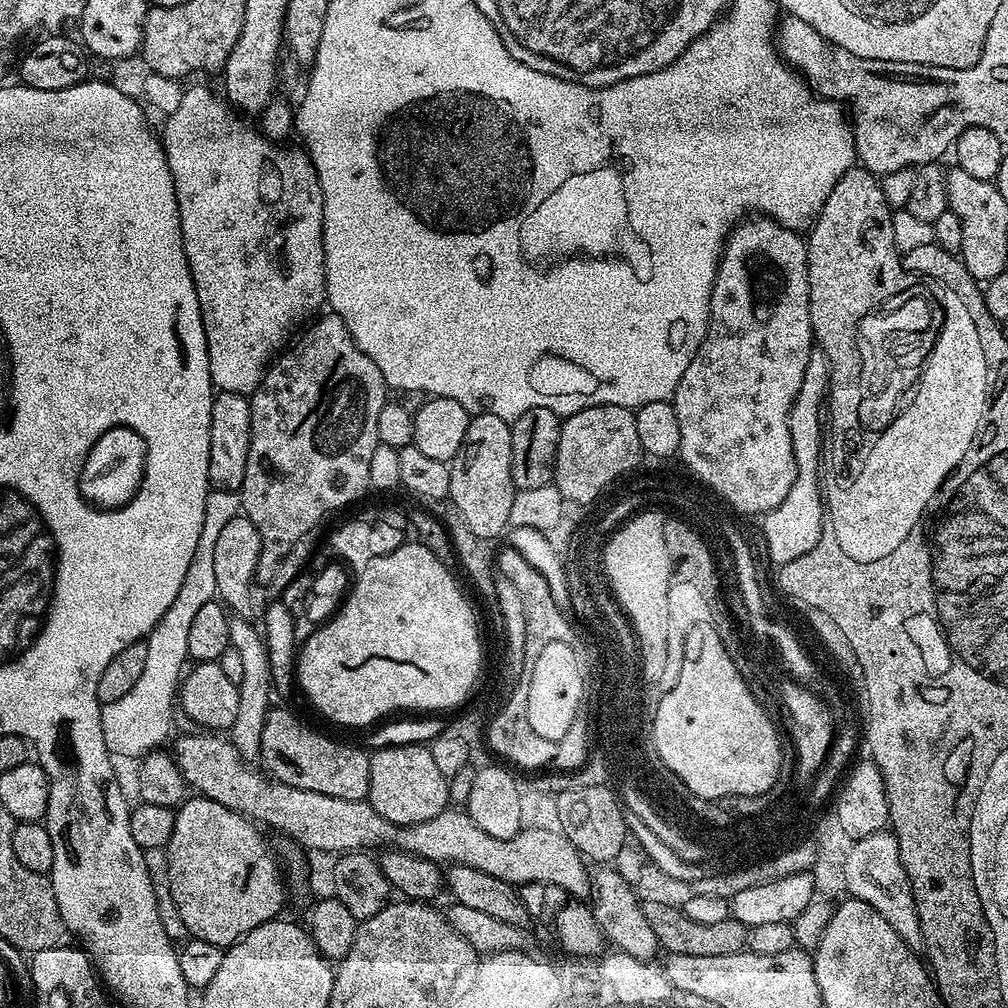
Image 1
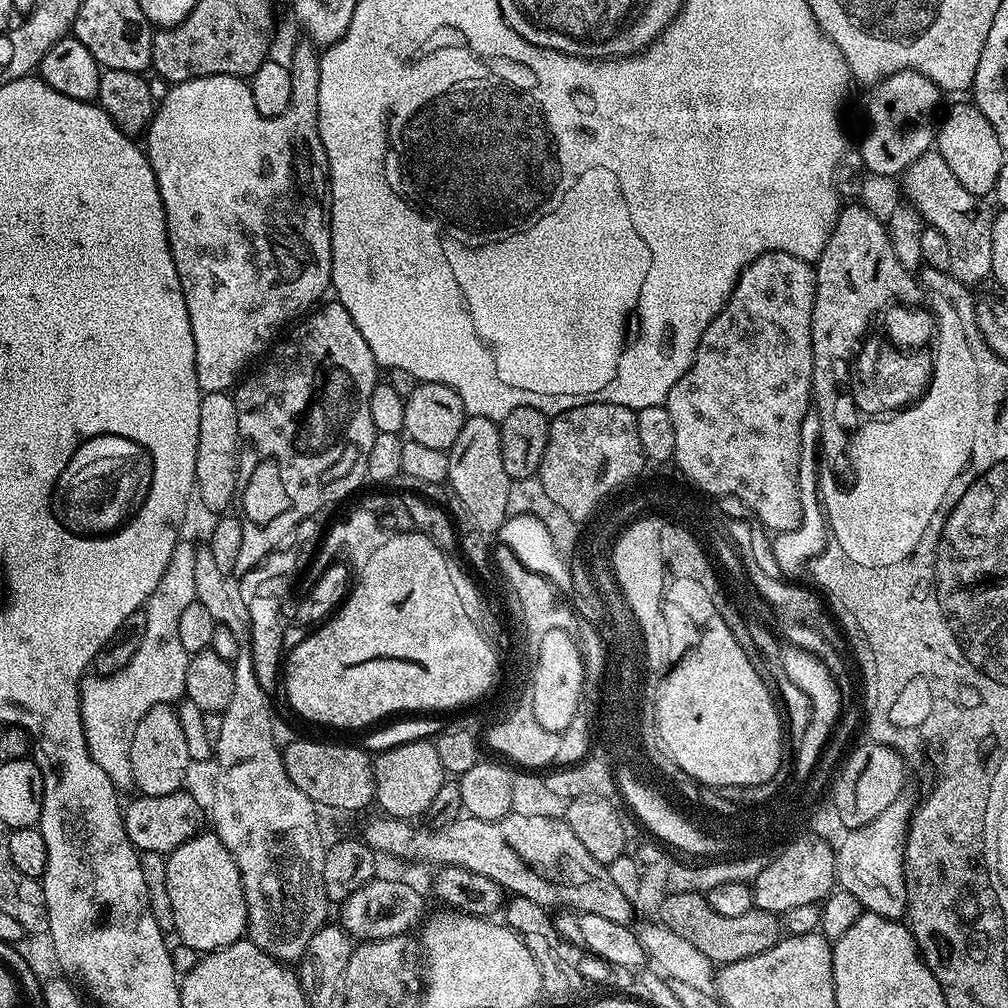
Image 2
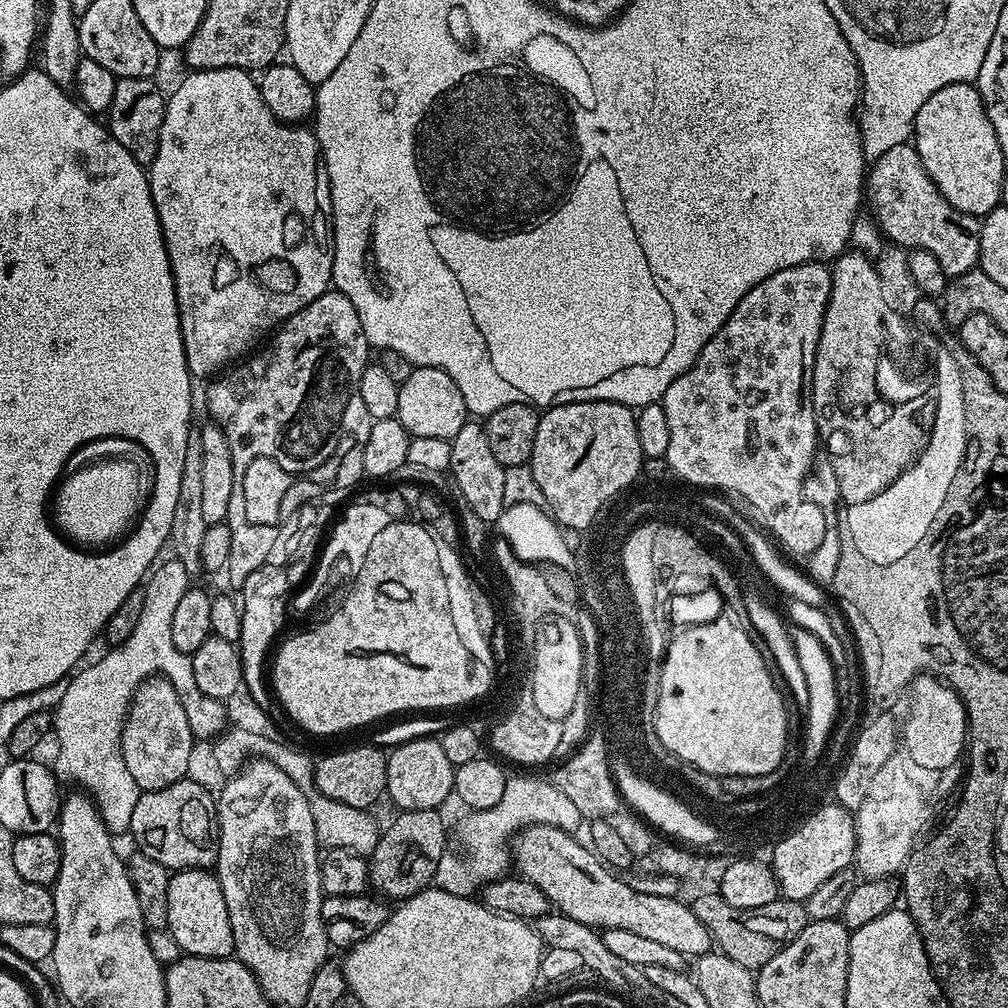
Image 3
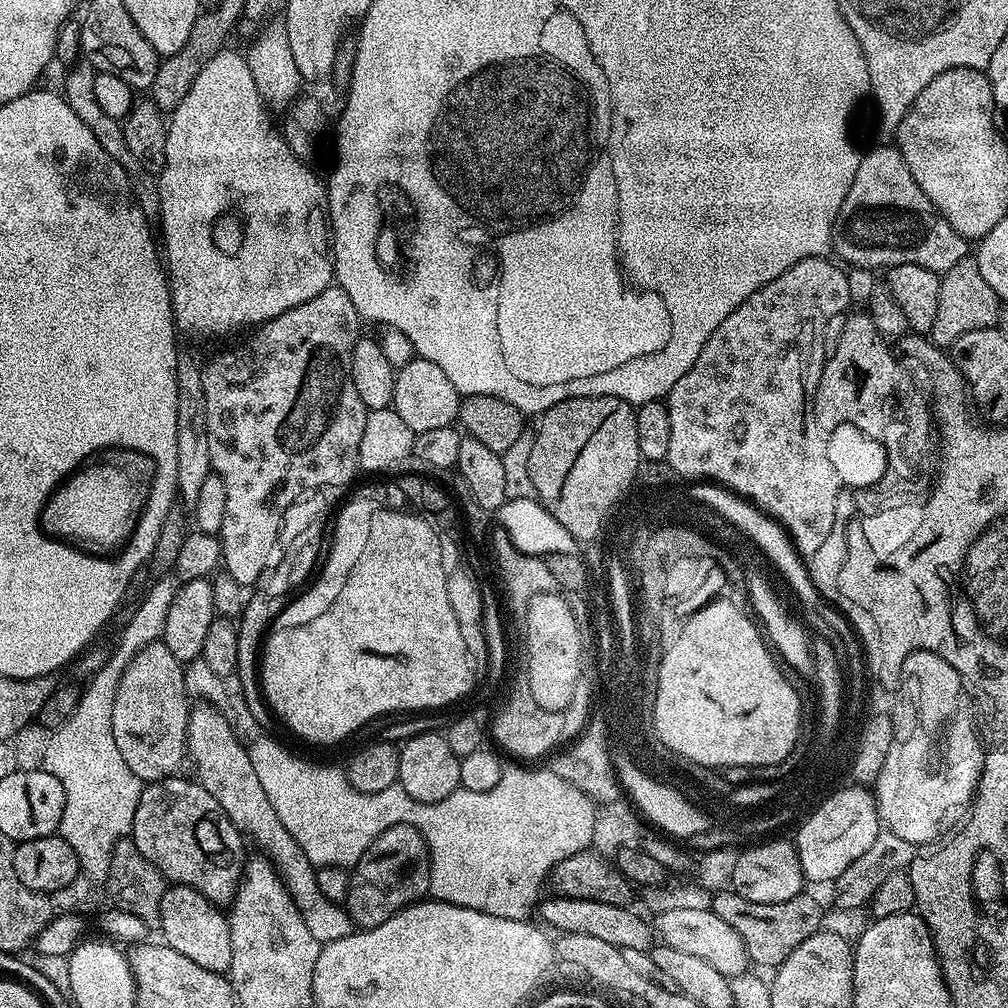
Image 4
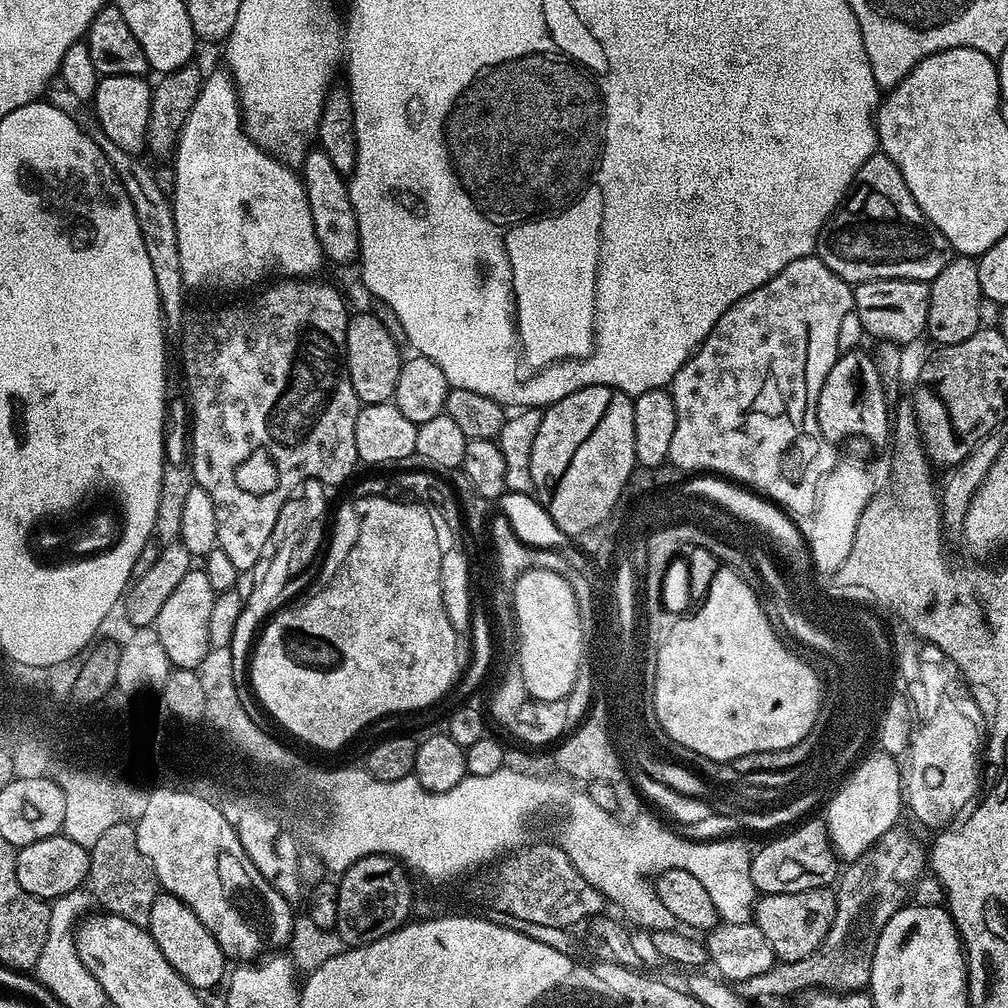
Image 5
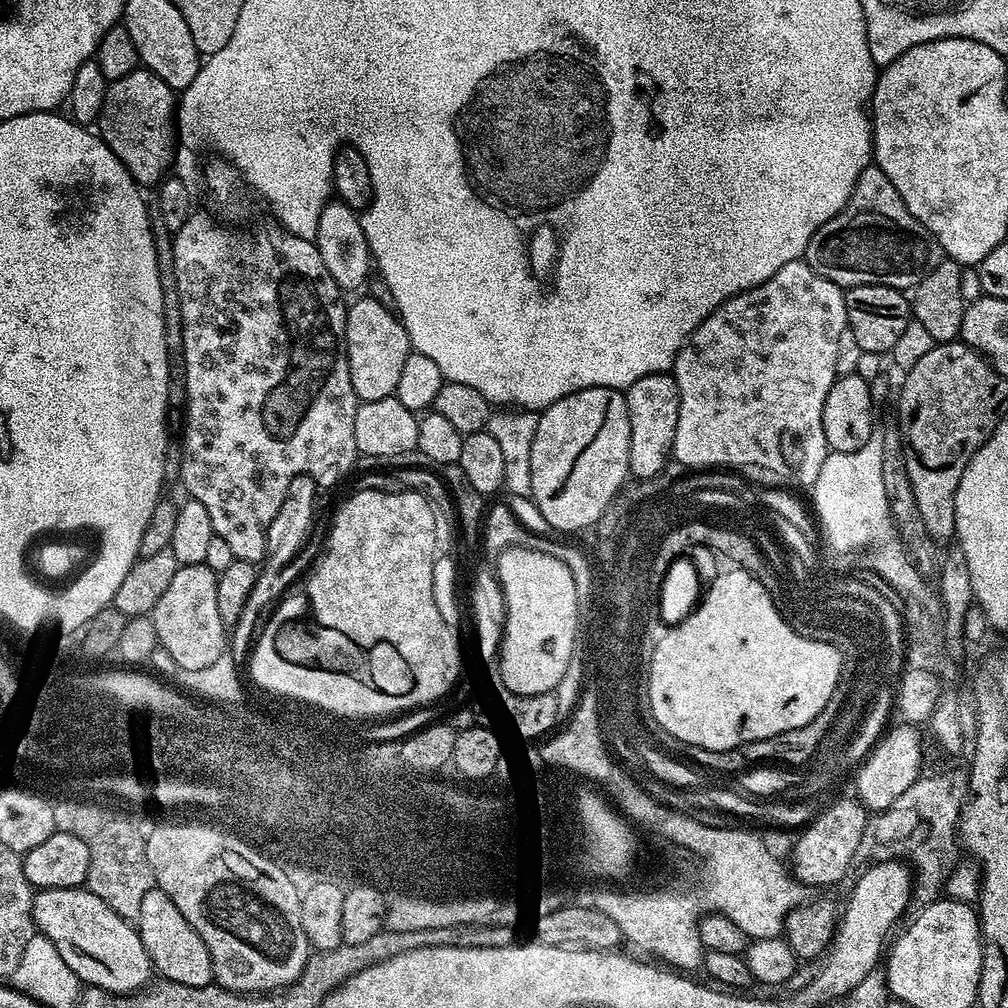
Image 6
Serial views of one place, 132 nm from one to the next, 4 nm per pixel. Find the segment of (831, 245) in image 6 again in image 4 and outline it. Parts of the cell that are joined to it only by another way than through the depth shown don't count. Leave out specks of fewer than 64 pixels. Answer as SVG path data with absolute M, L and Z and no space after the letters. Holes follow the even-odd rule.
M895 146L872 148L861 155L858 174L854 174L854 182L840 207L834 248L840 251L839 259L845 265L857 264L860 268L887 270L899 264L917 264L941 274L950 270L950 266L962 262L962 258L970 252L969 241L958 234L958 230L954 230L954 226L950 226L950 222L946 222L944 215L933 206L930 198L926 198L922 186L914 182L914 174L910 174L906 158L902 158L899 148Z

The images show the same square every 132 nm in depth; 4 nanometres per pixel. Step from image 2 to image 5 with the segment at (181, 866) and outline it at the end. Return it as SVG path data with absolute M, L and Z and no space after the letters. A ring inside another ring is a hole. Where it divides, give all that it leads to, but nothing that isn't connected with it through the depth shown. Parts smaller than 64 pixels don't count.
M160 891L154 898L154 906L150 906L150 922L146 927L166 960L174 966L174 970L178 970L178 974L182 974L182 978L186 978L192 988L205 990L214 987L220 979L220 983L225 979L226 957L222 946L218 946L214 934L206 930L206 926L198 920L198 914L194 914L186 902L174 898L169 892Z

